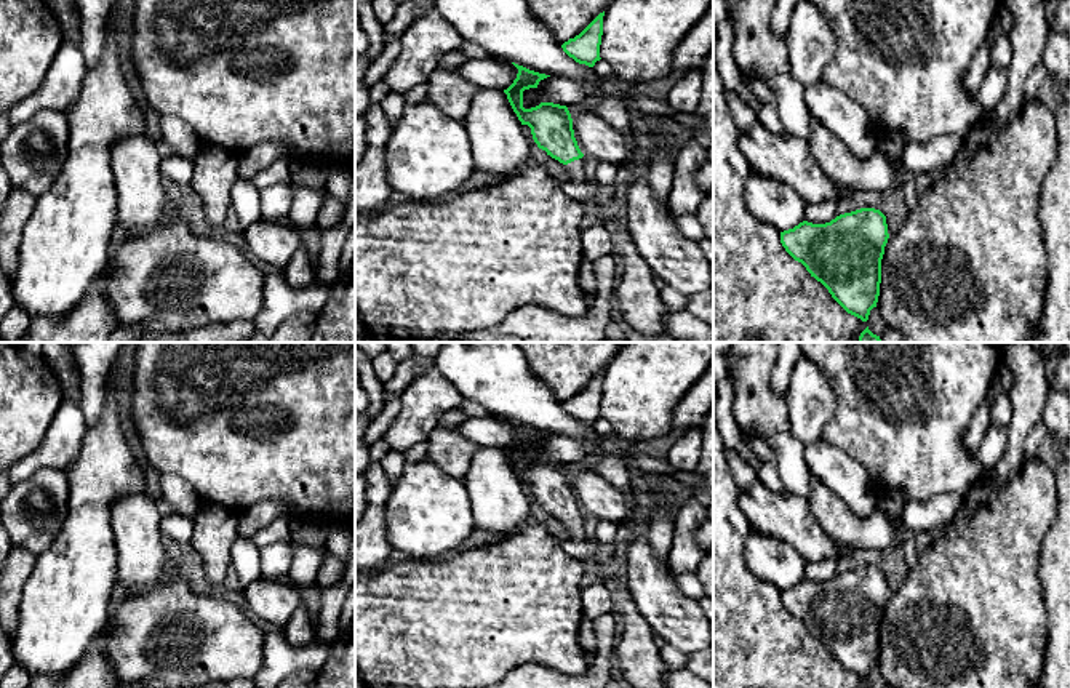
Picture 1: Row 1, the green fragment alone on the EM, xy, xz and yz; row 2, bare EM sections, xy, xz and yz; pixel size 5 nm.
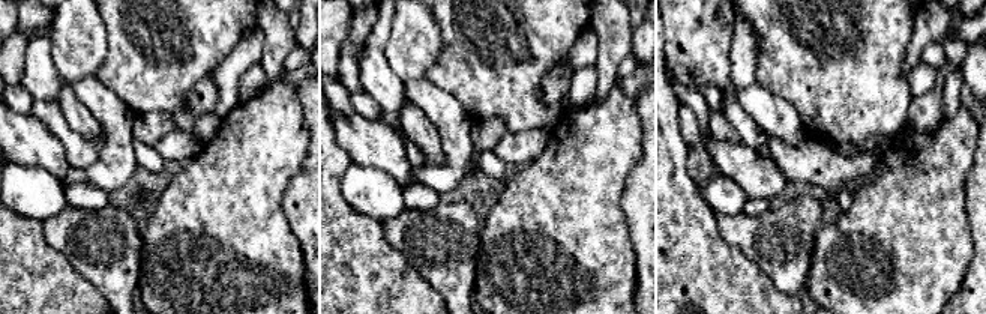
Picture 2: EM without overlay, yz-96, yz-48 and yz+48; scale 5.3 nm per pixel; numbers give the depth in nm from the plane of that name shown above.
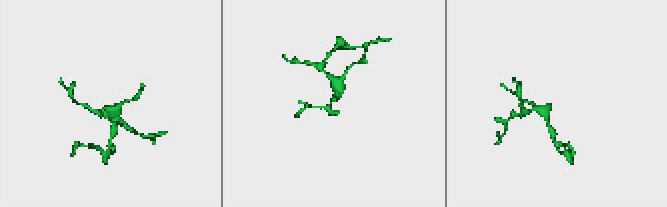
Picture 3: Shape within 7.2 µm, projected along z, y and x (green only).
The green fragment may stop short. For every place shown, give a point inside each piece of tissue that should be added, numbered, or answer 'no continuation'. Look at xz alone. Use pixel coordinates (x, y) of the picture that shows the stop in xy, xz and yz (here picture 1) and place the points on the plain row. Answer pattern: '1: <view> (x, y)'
1: xz (576, 528)

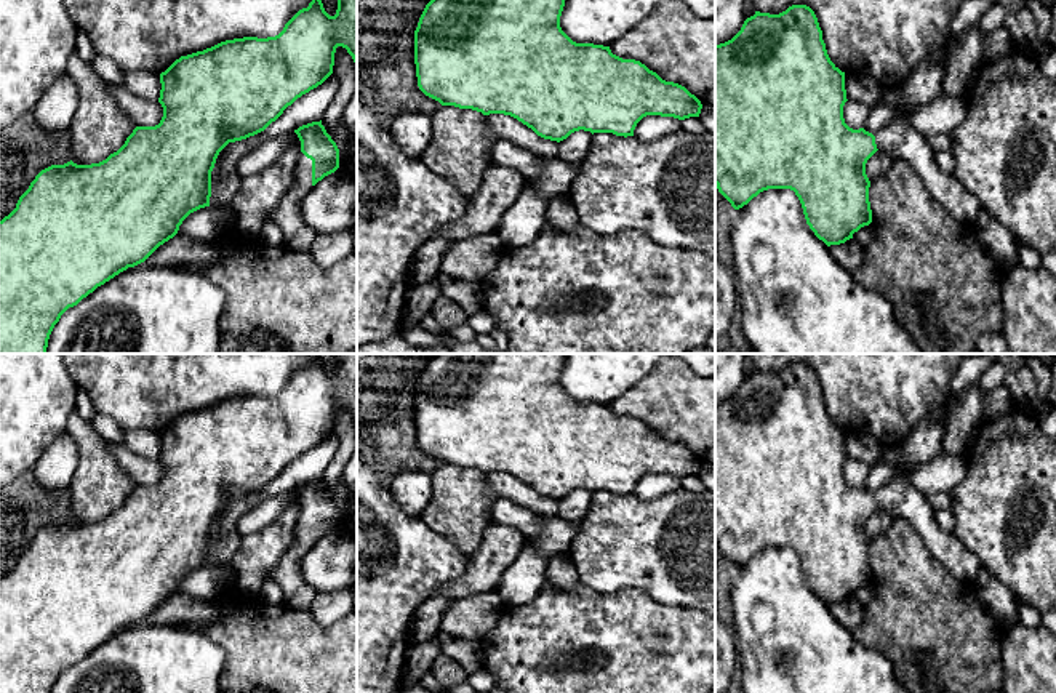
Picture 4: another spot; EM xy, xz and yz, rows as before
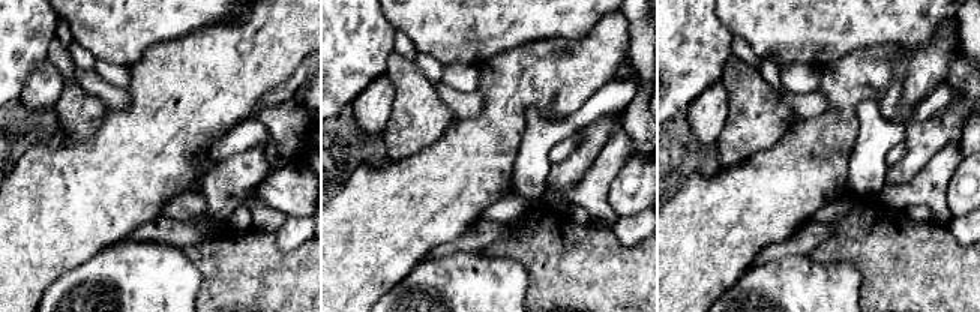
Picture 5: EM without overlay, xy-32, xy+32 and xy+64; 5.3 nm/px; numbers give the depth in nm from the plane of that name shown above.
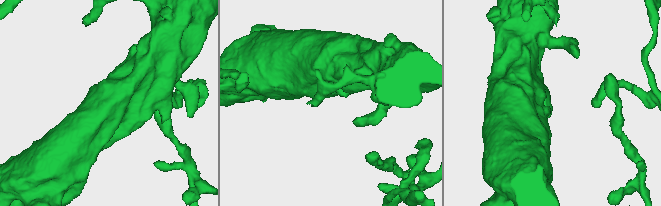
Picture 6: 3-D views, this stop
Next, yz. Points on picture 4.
1: yz (900, 498)

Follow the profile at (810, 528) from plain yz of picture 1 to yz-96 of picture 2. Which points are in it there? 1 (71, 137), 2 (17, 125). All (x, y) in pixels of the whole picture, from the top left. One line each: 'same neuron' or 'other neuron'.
1: other neuron
2: same neuron

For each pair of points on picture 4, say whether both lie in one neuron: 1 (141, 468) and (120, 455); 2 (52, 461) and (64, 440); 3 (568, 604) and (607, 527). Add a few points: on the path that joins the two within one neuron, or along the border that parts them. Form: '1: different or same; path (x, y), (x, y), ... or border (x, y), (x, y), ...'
1: same; path (136, 466), (125, 456)
2: same; path (56, 456), (63, 445)
3: different; border (580, 581), (597, 591), (616, 592)

